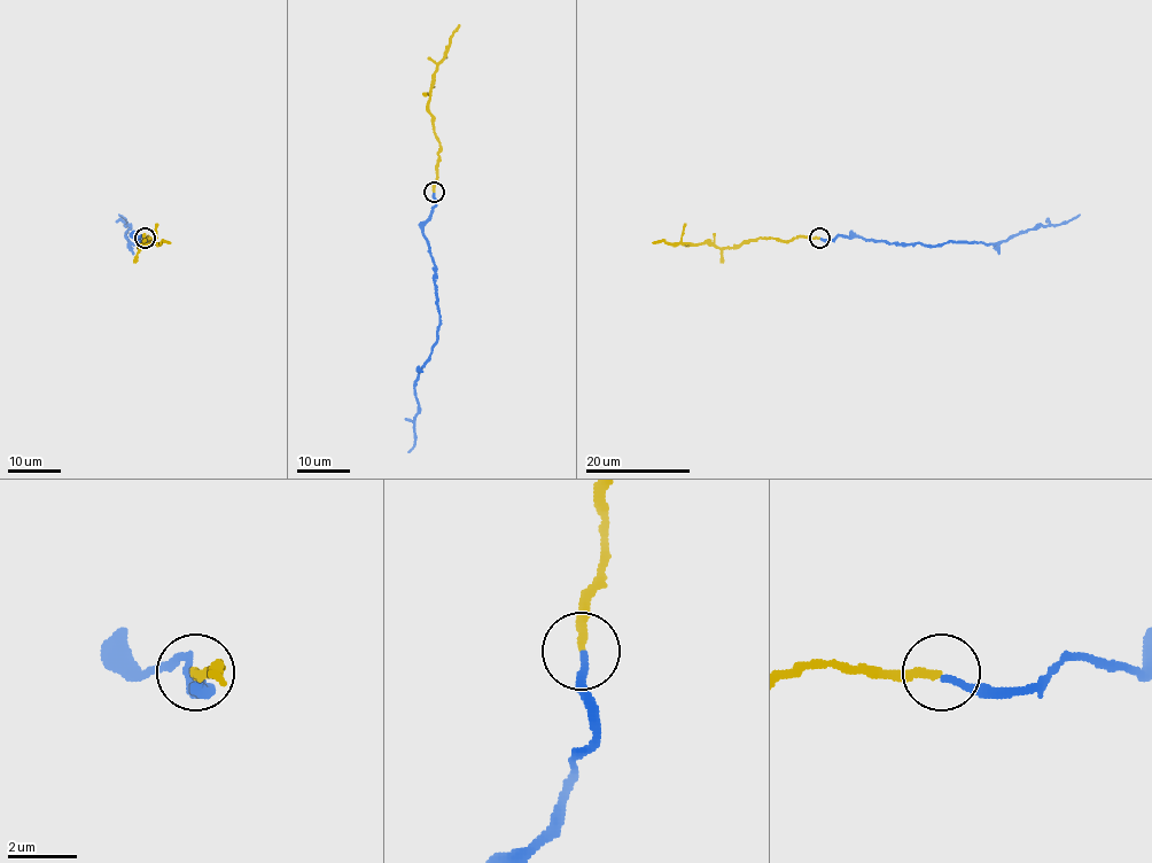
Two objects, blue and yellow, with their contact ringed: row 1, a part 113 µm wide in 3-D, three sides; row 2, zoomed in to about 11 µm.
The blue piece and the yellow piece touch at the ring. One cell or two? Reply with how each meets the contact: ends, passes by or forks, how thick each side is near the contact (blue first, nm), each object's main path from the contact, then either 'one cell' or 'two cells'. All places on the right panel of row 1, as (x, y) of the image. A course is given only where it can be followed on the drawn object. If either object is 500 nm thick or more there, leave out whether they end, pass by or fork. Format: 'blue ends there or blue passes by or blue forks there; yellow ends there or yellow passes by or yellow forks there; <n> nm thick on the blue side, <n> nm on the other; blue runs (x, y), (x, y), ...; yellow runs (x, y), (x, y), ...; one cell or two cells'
blue ends there; yellow ends there; 190 nm thick on the blue side, 240 nm on the other; blue runs (818, 239), (846, 235), (935, 246), (950, 241), (997, 243), (1042, 225), (1068, 223), (1080, 215); yellow runs (818, 236), (794, 236), (788, 241), (760, 239), (717, 248), (702, 242), (652, 242); two cells

